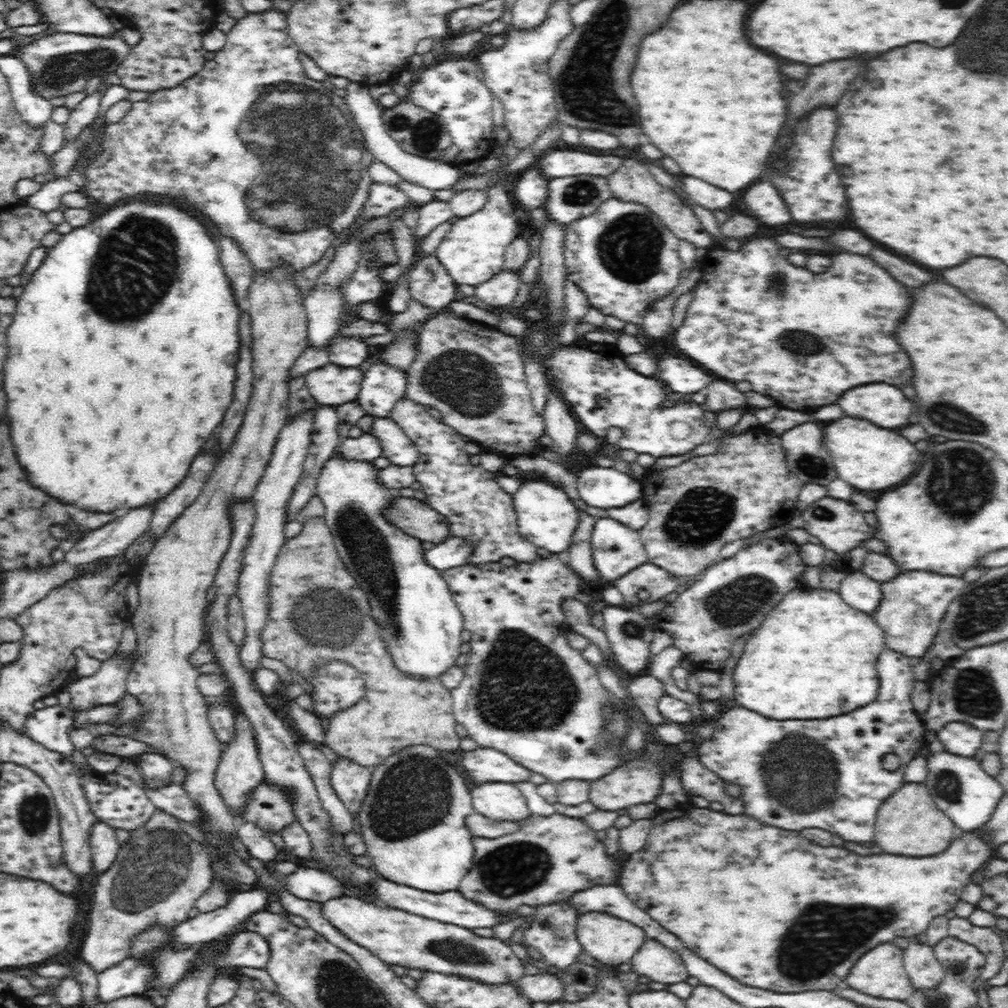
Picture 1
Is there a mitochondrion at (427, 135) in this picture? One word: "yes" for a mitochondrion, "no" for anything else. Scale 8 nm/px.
yes

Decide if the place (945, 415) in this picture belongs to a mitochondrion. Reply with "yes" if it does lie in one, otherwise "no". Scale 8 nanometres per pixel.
yes

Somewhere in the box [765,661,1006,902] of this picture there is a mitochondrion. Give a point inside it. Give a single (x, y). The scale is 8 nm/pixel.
(973, 692)

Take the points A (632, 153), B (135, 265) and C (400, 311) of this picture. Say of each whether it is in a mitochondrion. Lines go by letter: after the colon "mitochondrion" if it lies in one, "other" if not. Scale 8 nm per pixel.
A: other
B: mitochondrion
C: other

